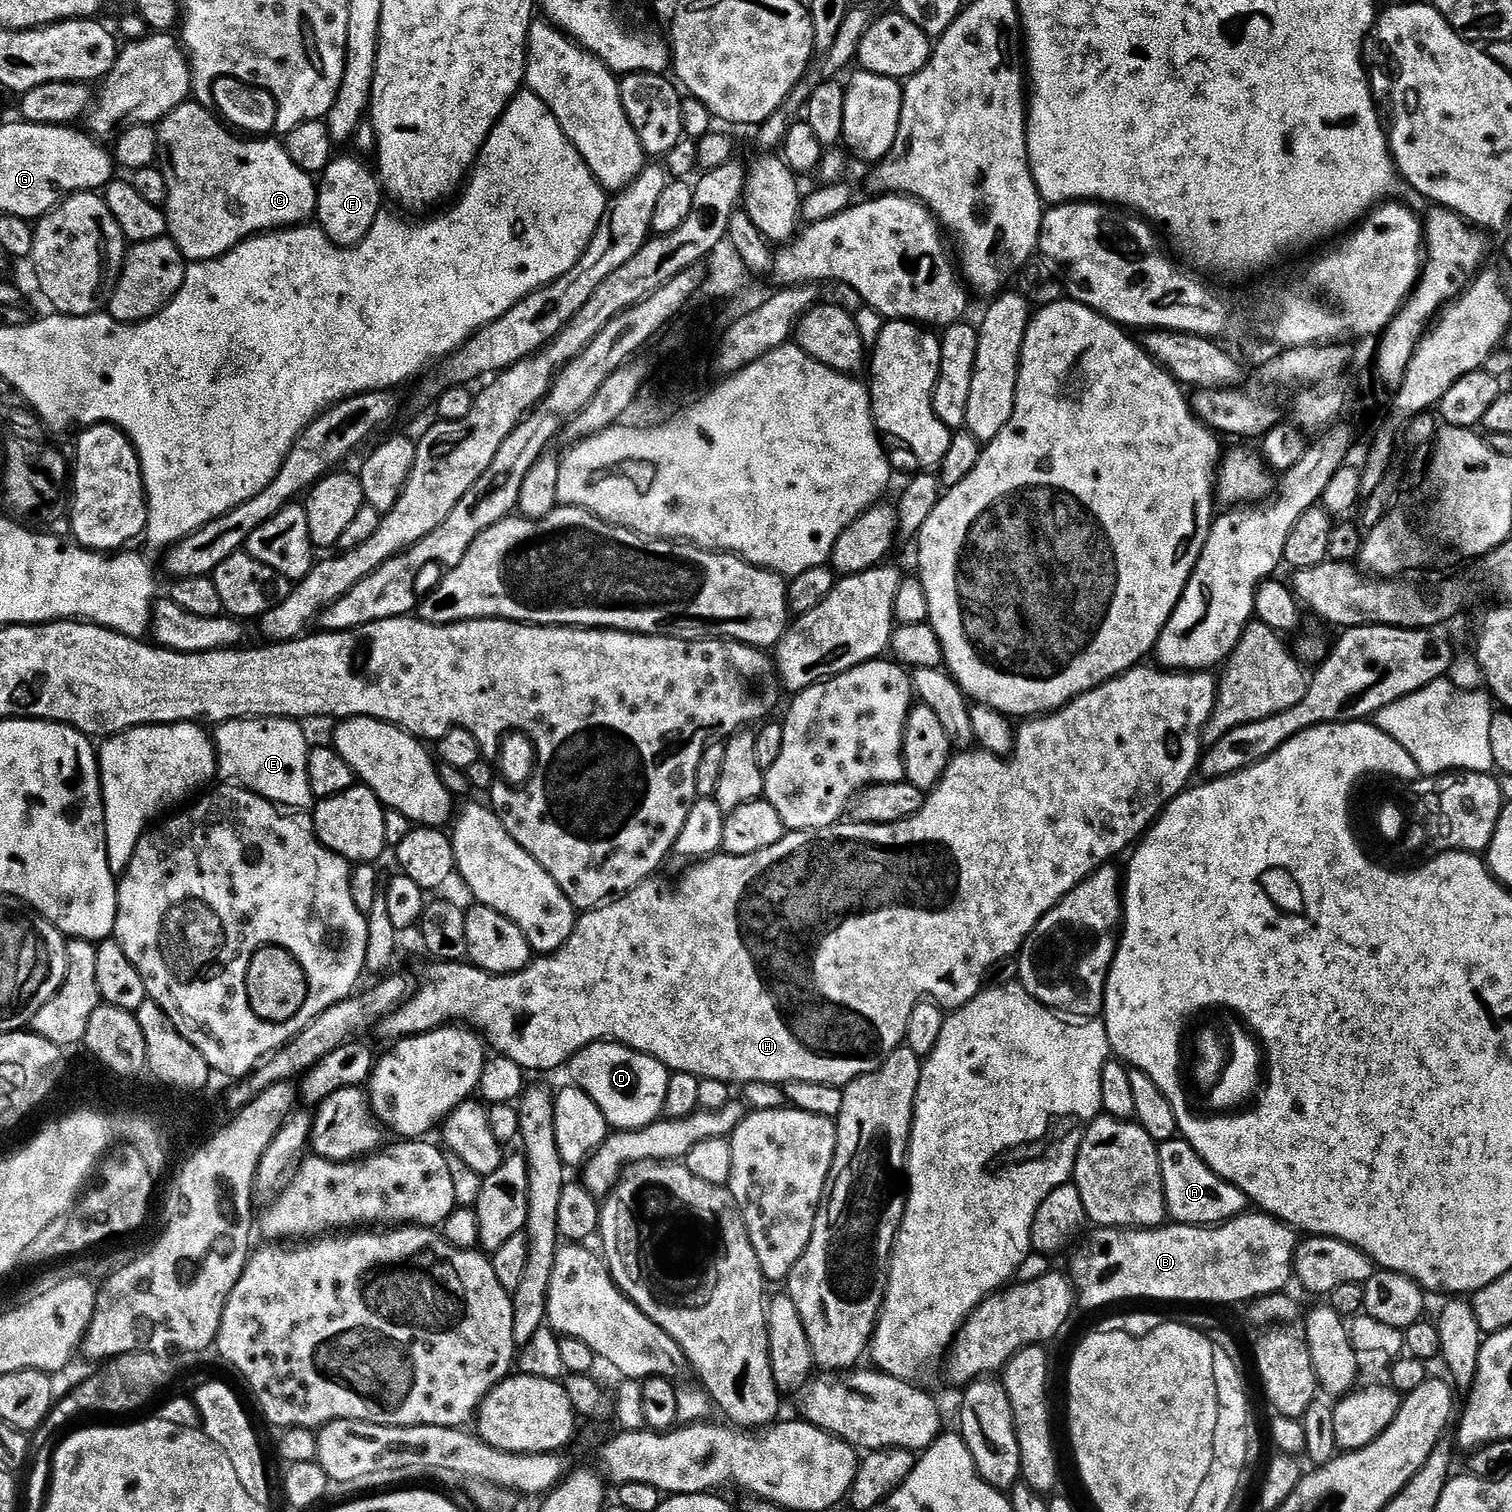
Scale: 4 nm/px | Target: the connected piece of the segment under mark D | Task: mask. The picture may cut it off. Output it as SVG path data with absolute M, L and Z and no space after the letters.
M611 1042L591 1044L572 1055L572 1059L566 1065L566 1072L572 1075L571 1083L575 1087L581 1088L586 1094L590 1094L590 1098L594 1098L598 1110L602 1110L606 1118L609 1129L622 1132L638 1130L656 1123L665 1115L664 1104L667 1102L670 1070L653 1056L647 1056L645 1052L635 1052L633 1048L627 1048L624 1044Z

